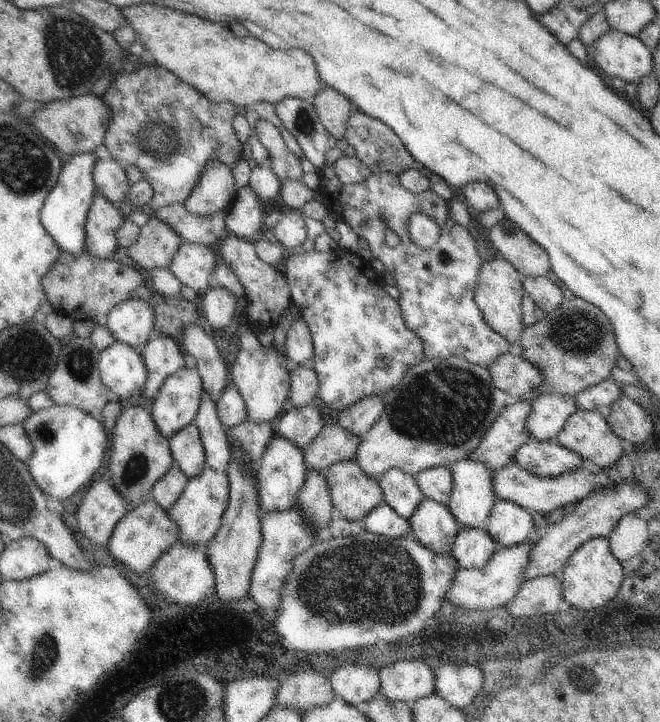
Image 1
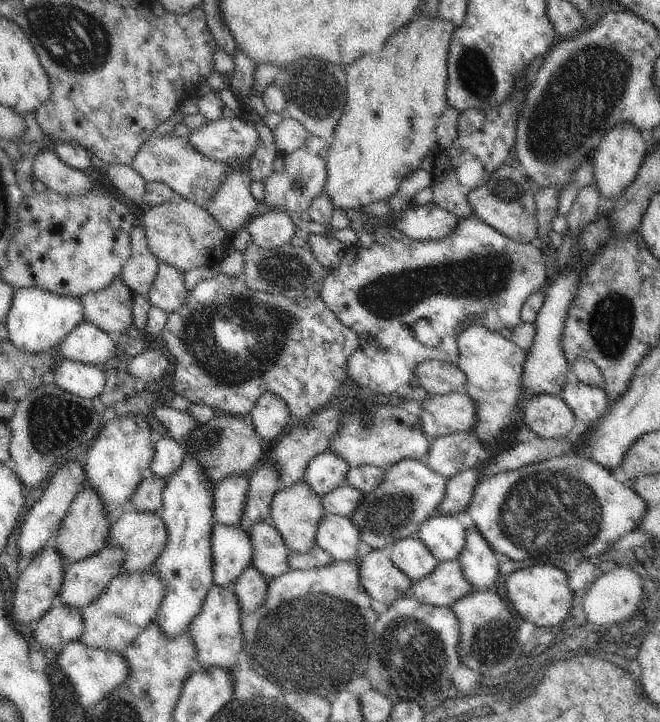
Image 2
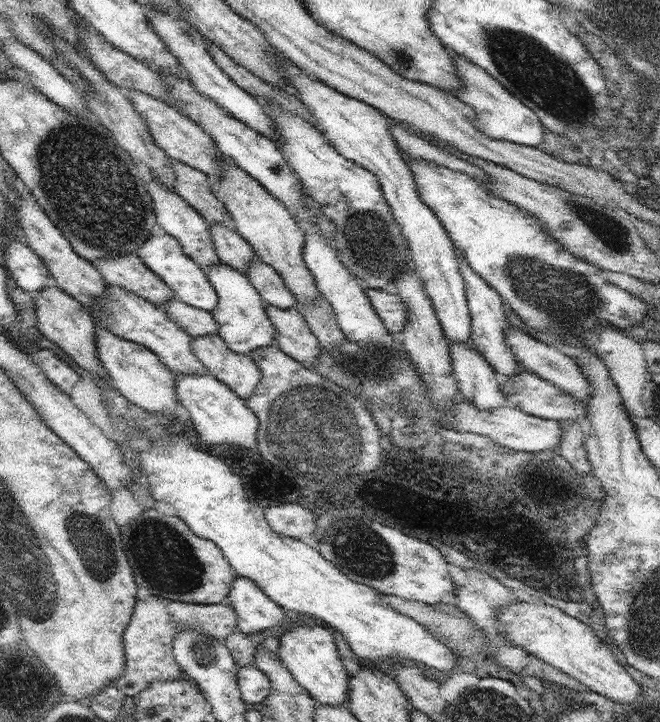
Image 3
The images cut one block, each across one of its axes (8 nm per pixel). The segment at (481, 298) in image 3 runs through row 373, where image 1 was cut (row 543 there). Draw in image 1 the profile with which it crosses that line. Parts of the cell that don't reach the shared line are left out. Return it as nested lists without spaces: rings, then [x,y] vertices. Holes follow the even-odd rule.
[[[497,500],[486,526],[502,548],[522,544],[533,535],[532,510],[510,500]]]

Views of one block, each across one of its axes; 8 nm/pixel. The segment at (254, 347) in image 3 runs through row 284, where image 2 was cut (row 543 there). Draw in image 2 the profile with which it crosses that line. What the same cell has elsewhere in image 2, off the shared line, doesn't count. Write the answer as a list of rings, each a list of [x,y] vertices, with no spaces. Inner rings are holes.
[[[215,523],[211,541],[214,585],[232,588],[253,562],[250,533],[242,525]]]

